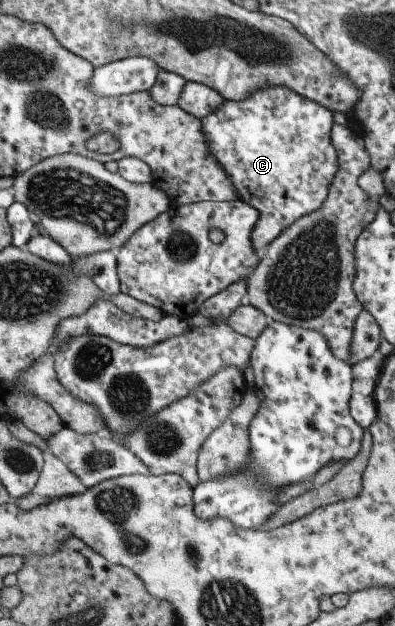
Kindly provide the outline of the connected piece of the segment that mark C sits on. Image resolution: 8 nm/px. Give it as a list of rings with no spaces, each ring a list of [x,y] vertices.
[[[283,86],[255,88],[253,92],[249,92],[249,96],[244,96],[239,101],[225,99],[216,111],[199,118],[205,140],[208,141],[208,150],[223,168],[225,176],[229,176],[237,199],[257,210],[257,222],[253,224],[249,234],[255,252],[264,253],[283,228],[287,228],[297,218],[317,210],[325,200],[329,182],[337,172],[337,156],[329,136],[332,118],[332,113],[327,108]]]

